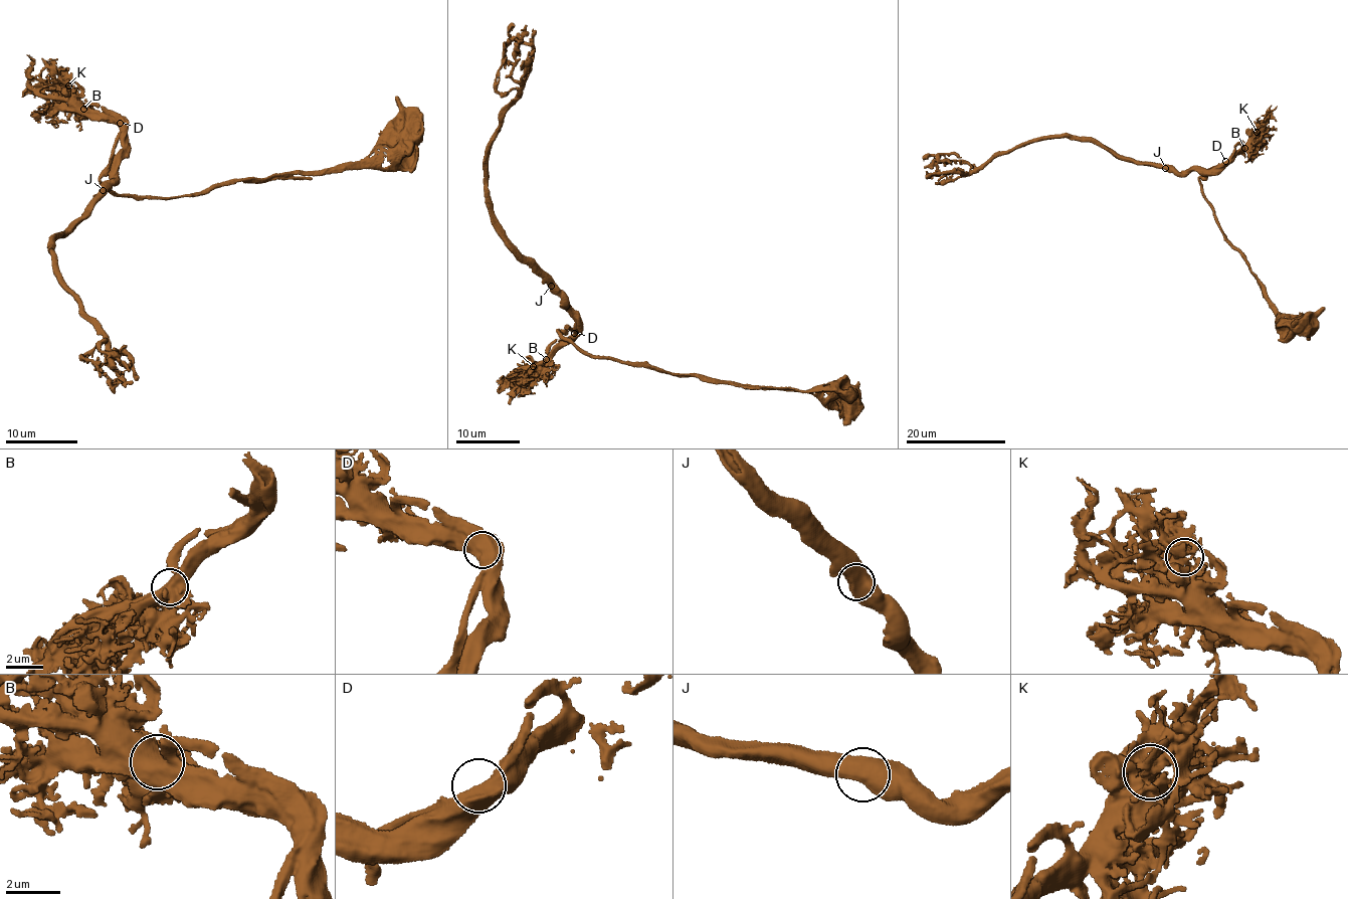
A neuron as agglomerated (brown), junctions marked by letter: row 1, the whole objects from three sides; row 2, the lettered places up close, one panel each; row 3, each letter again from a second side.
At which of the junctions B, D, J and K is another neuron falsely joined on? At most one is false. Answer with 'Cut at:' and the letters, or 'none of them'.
Cut at: none of them

